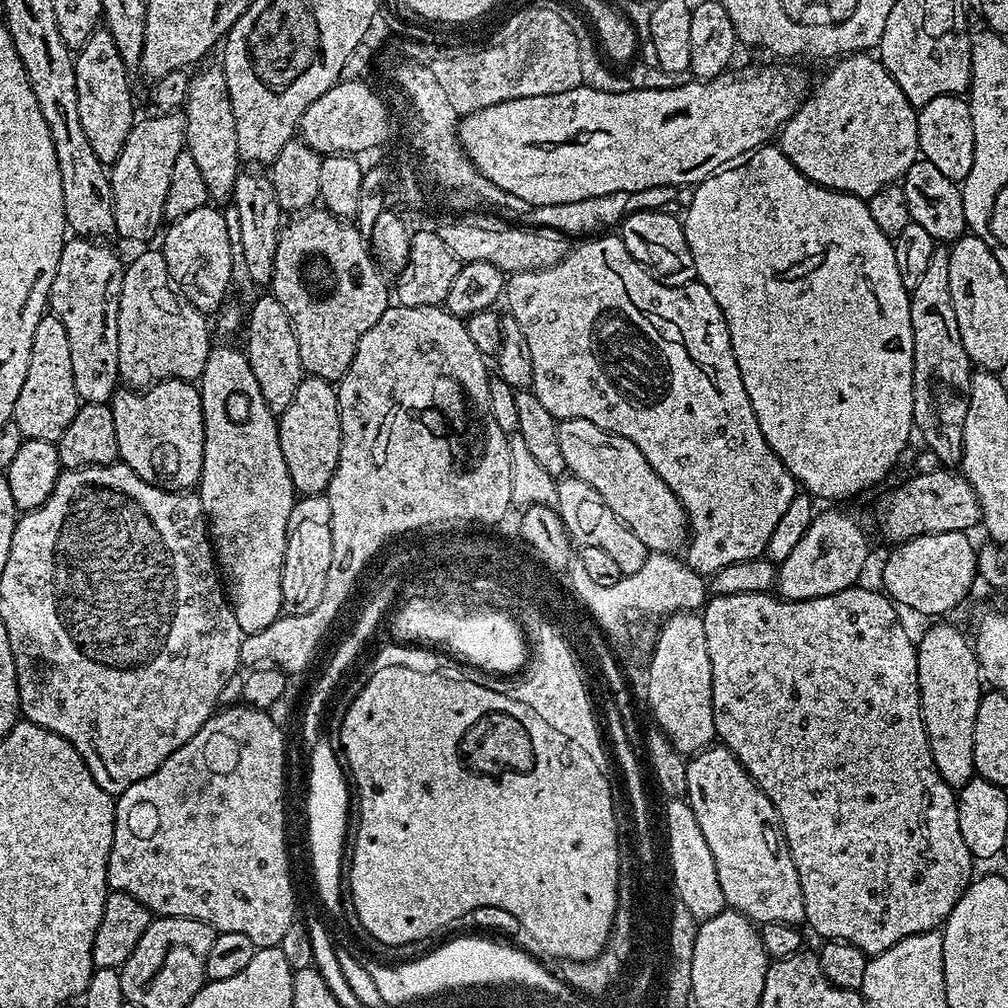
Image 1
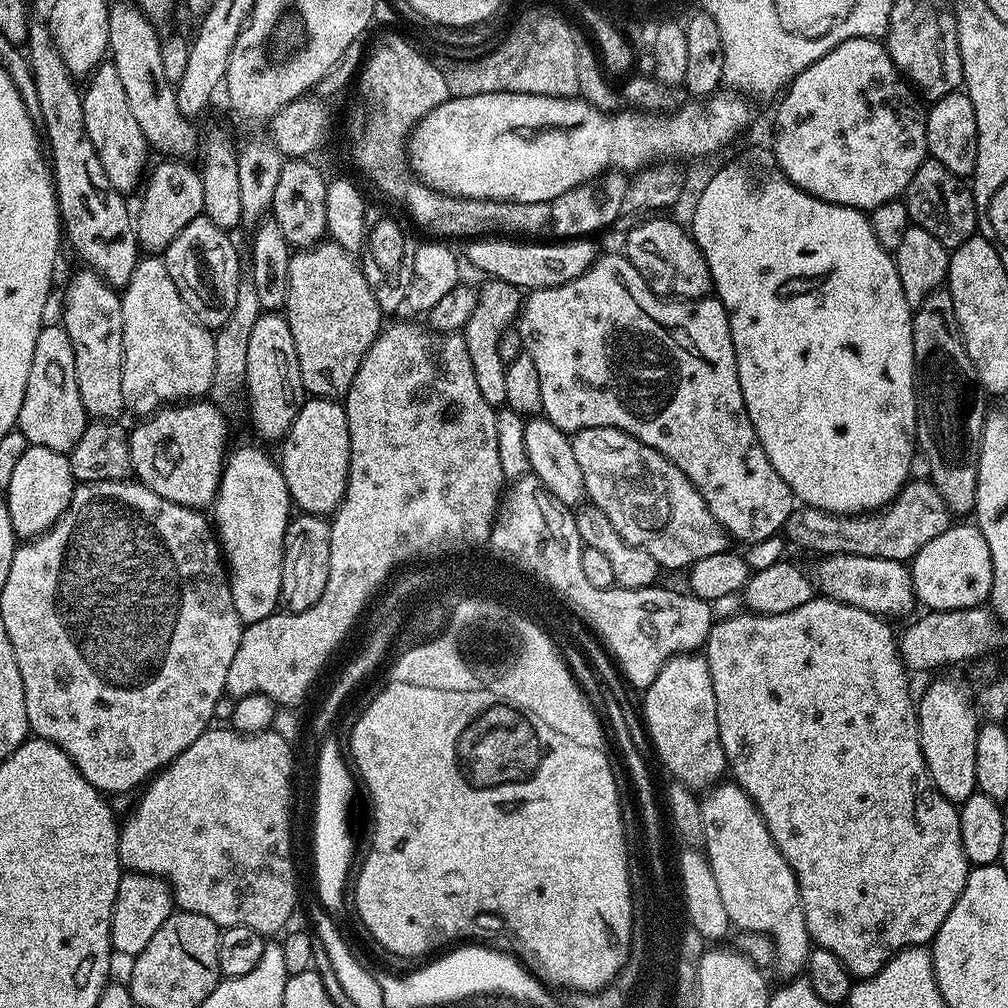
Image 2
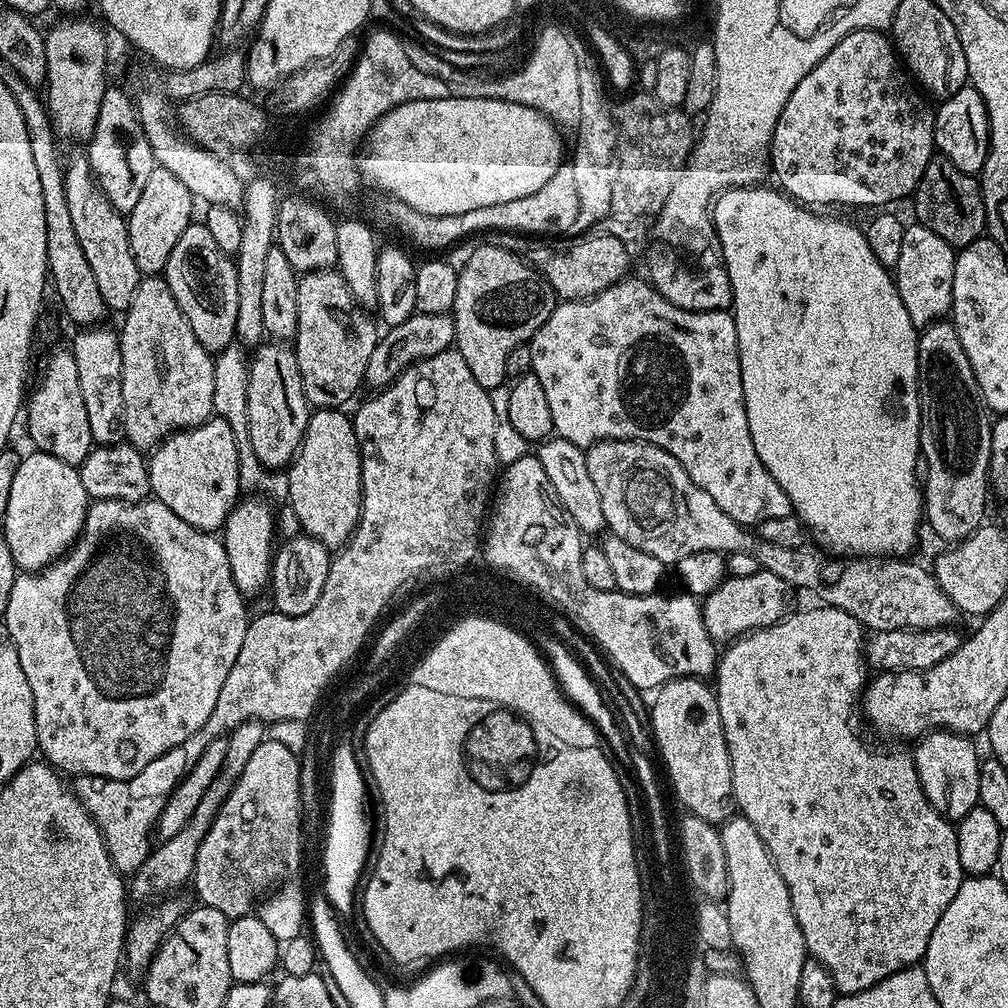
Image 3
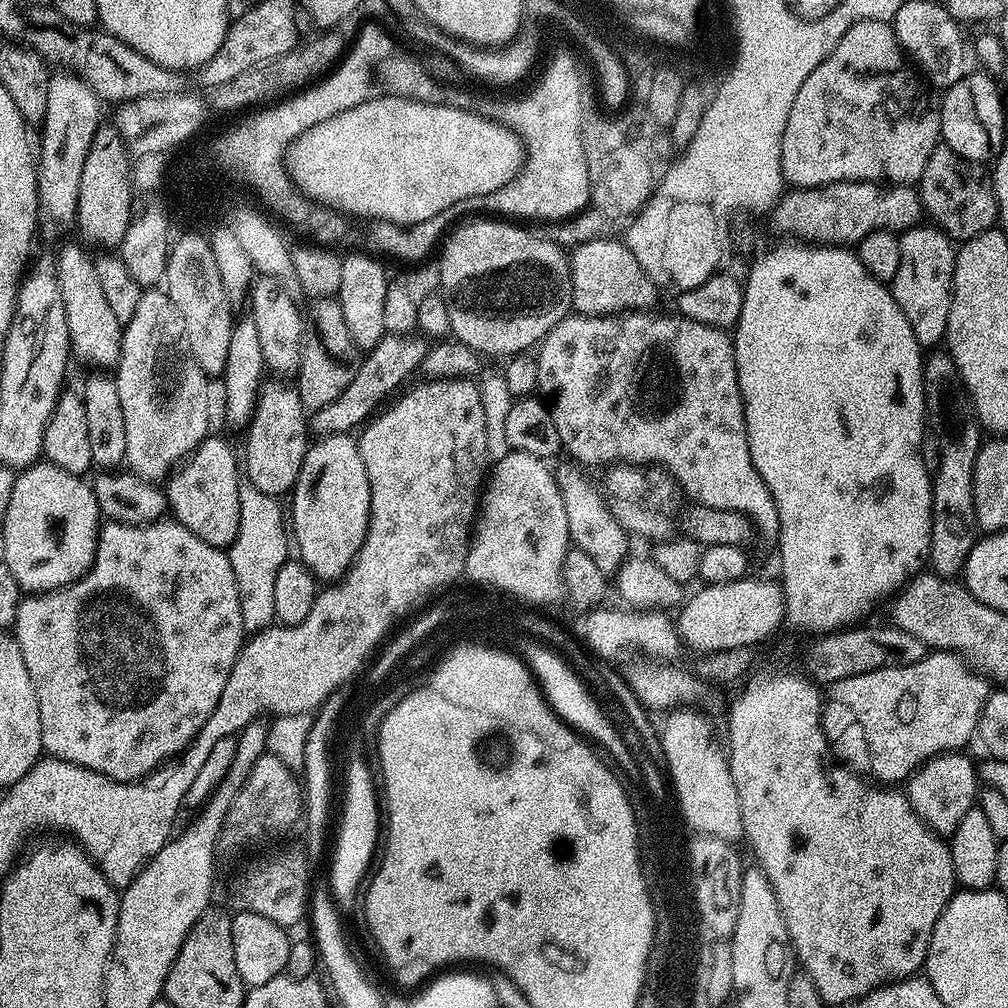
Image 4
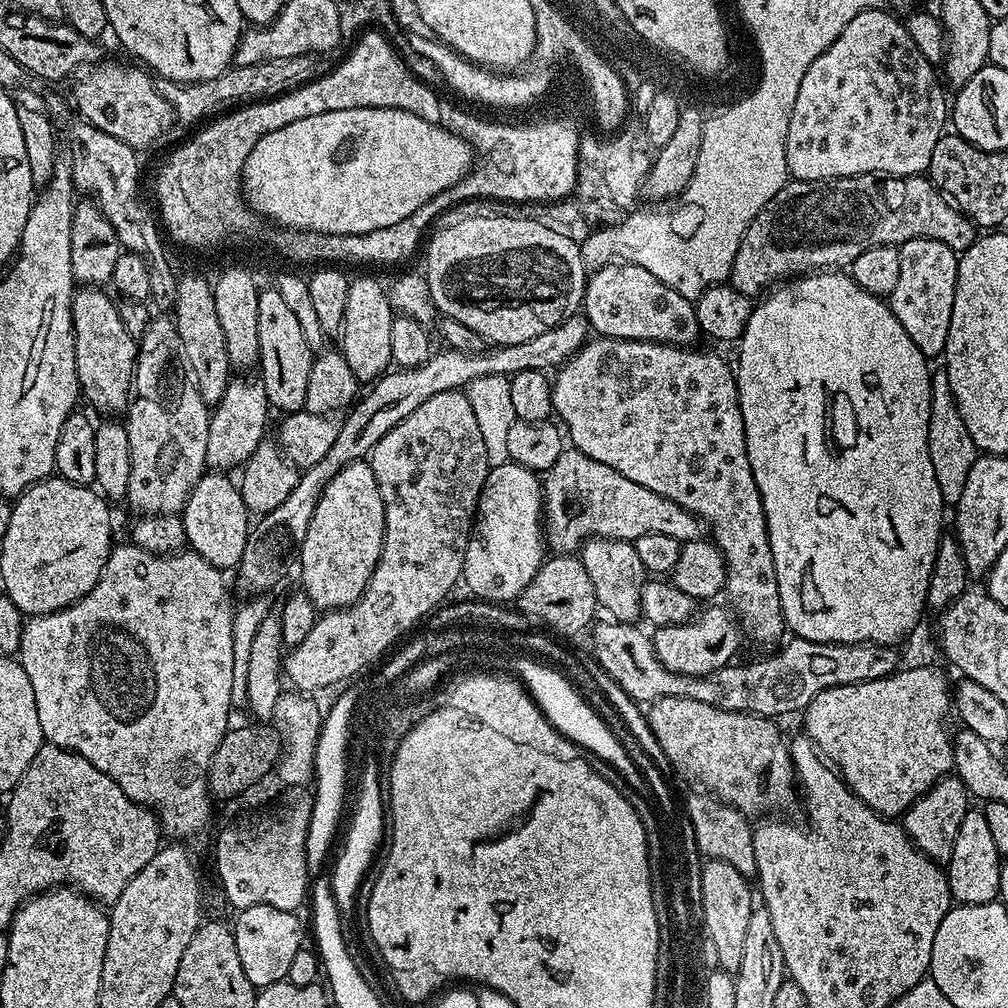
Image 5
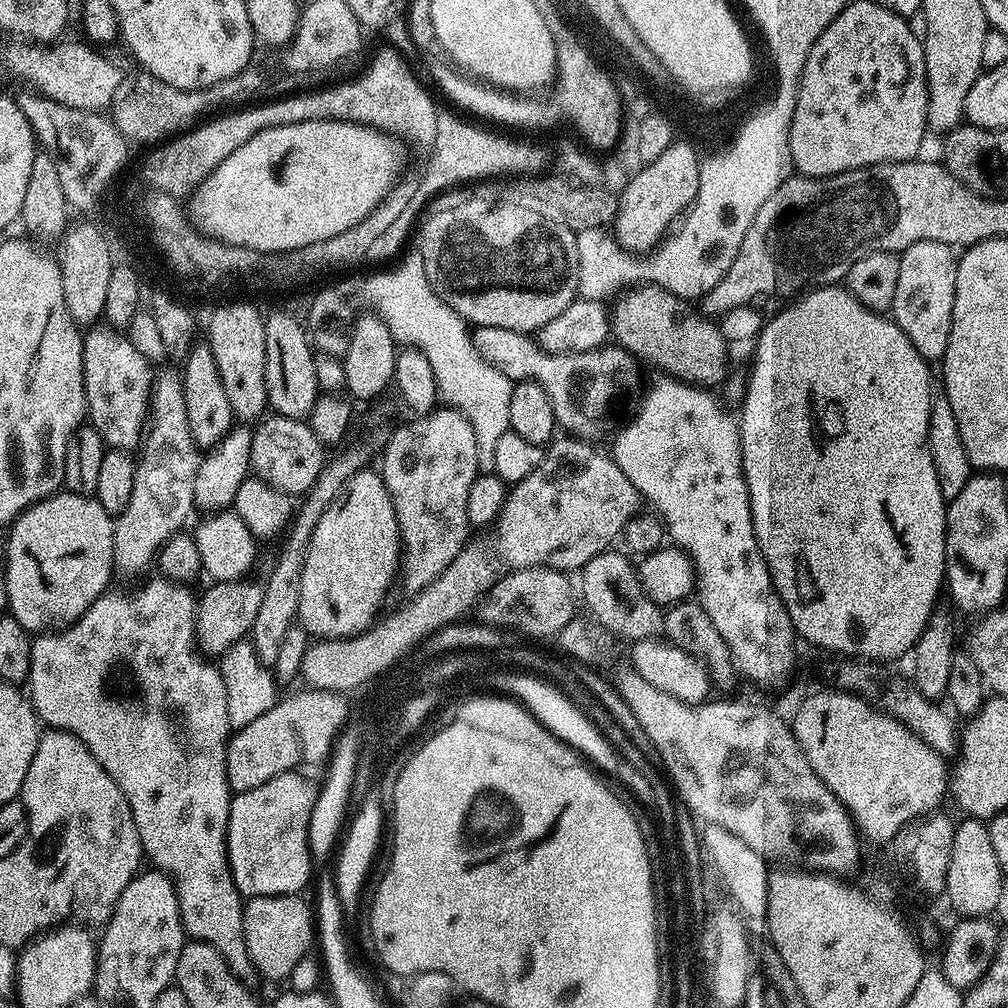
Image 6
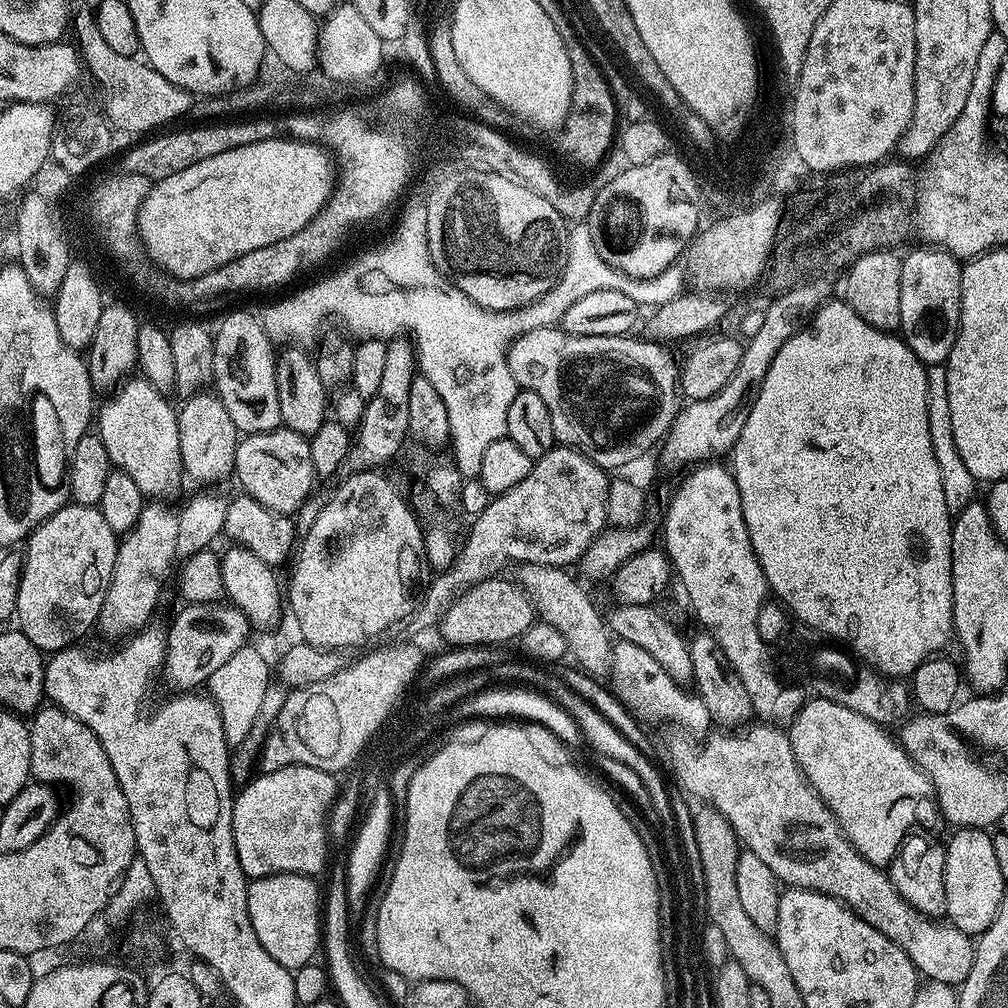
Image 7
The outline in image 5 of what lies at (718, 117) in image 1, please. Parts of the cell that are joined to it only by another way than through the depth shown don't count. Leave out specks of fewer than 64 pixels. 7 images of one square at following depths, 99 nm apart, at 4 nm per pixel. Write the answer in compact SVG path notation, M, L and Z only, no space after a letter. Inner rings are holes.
M399 107L382 108L354 108L334 109L328 113L310 114L310 118L298 118L298 122L290 122L284 128L273 128L261 136L252 145L252 152L246 158L242 173L242 192L246 197L247 207L261 216L267 218L271 223L297 232L321 232L328 235L354 235L366 234L367 231L381 229L382 226L393 225L402 218L409 217L413 208L426 200L432 192L440 191L445 184L456 180L457 176L467 176L473 167L474 149L467 144L456 132L449 132L447 128L440 127L439 123L432 123L426 118L420 118L406 109Z

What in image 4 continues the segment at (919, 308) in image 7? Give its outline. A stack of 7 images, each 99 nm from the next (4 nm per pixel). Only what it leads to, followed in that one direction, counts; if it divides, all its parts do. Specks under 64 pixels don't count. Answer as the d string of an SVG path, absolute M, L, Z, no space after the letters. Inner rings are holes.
M935 226L924 227L906 228L899 233L902 262L898 262L898 274L894 274L890 287L894 302L906 314L906 322L910 322L910 330L914 330L921 349L932 350L948 335L957 249L945 232Z

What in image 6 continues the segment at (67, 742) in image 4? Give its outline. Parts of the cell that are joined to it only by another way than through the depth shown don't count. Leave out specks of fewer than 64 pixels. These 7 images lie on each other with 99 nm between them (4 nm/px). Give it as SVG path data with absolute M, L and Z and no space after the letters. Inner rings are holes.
M155 579L146 581L141 588L136 588L133 592L105 590L70 627L37 635L33 639L30 650L30 670L26 681L26 692L37 717L48 728L66 730L79 738L86 746L86 750L90 750L90 754L98 758L102 770L106 770L106 774L110 774L110 778L114 778L114 782L122 790L132 811L134 826L140 835L140 845L144 848L144 856L152 859L153 869L171 877L171 881L175 884L181 924L185 933L191 939L201 940L214 946L214 950L218 950L218 954L226 958L235 976L248 982L251 981L251 976L254 976L254 965L244 937L245 901L241 897L238 886L234 886L234 878L228 861L228 811L232 805L233 793L228 787L226 774L226 752L230 739L226 682L222 682L219 667L205 659L196 643L197 593L195 591L192 593L191 587L176 584L173 580Z

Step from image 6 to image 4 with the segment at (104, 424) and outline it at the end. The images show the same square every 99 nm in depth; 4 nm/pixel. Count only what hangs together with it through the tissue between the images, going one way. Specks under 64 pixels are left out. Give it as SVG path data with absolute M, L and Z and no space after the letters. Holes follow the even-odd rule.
M75 243L62 245L60 253L54 256L58 290L62 290L62 306L66 310L68 346L71 355L89 364L92 370L112 370L120 363L124 329L106 303L93 253L88 253L91 251L83 243Z

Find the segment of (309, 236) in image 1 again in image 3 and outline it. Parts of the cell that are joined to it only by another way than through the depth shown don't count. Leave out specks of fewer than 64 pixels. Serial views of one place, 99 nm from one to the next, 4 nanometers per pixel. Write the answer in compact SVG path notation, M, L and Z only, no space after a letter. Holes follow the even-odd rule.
M321 270L303 273L297 279L296 293L298 294L298 326L294 337L294 351L298 370L302 374L302 386L313 409L340 408L364 384L366 362L370 362L370 354L374 354L374 346L378 339L378 324L372 320L367 311L357 304L350 294L346 282L339 271Z

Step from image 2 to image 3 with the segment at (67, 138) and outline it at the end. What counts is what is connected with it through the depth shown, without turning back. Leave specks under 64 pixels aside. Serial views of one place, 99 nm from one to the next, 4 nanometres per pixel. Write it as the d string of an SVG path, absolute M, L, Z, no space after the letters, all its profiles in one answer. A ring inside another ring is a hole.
M80 154L72 161L67 161L64 185L66 203L70 206L70 218L74 221L74 231L78 233L78 243L86 254L86 262L90 262L90 270L94 270L94 279L98 291L102 294L102 302L109 313L123 314L127 312L130 302L134 302L134 294L142 279L142 274L134 262L134 254L130 251L127 219L114 210L110 206L110 198L102 194L92 174L87 155Z

